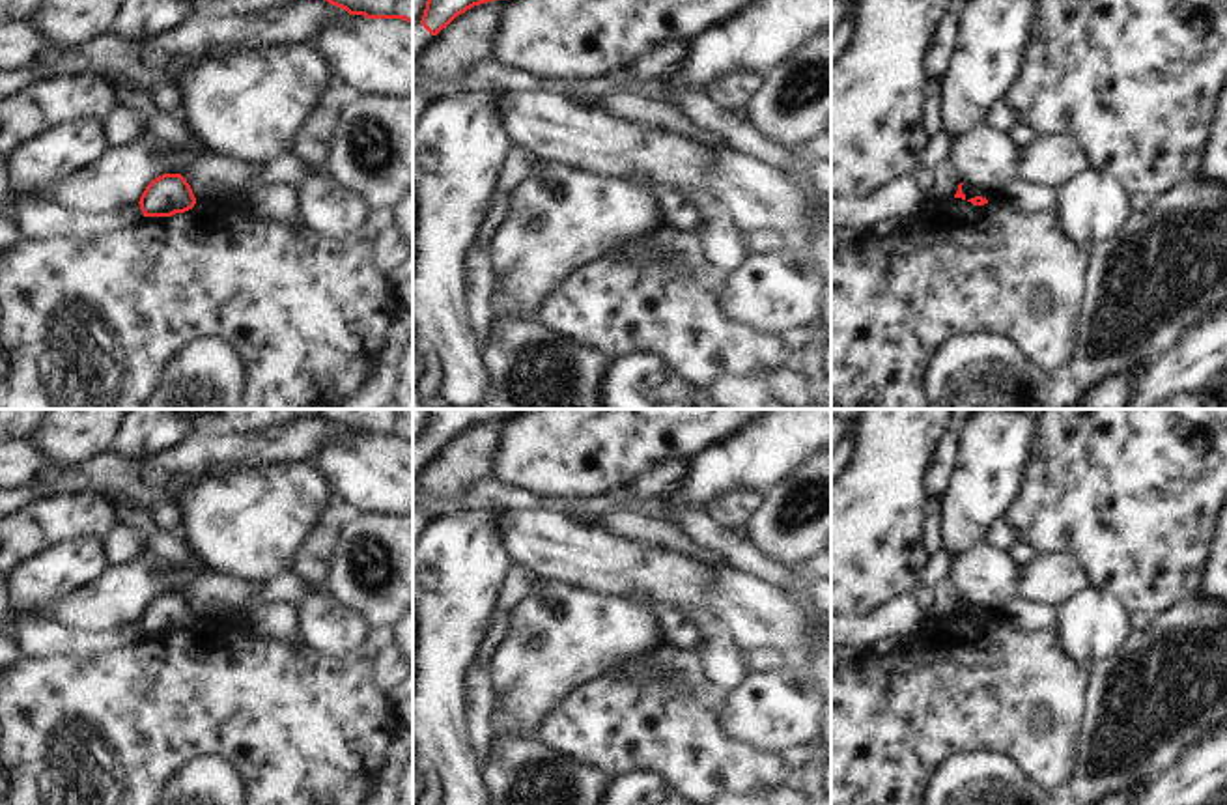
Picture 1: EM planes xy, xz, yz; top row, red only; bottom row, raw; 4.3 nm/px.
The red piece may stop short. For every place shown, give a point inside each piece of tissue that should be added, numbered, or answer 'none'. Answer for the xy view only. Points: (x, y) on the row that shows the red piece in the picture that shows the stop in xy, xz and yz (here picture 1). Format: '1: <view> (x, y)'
none.

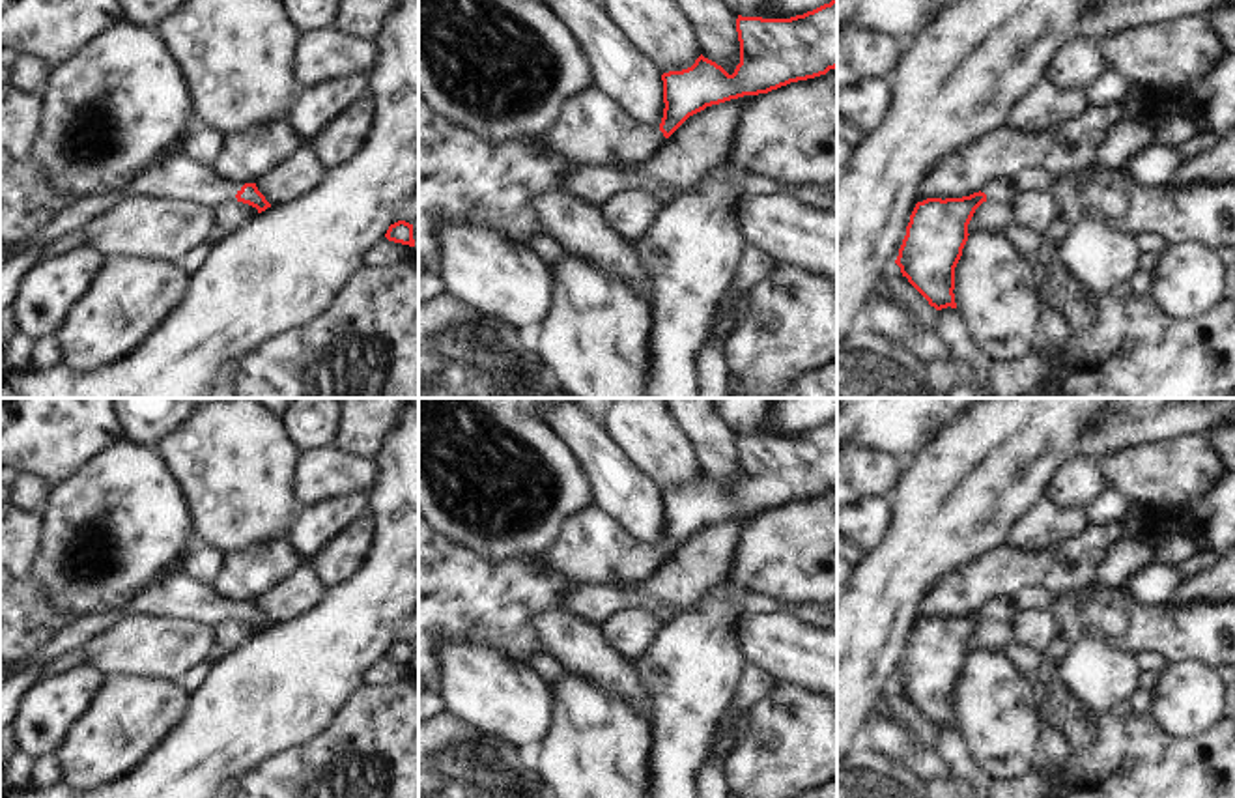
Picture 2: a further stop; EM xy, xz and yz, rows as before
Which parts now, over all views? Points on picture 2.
1: xy (178, 178).

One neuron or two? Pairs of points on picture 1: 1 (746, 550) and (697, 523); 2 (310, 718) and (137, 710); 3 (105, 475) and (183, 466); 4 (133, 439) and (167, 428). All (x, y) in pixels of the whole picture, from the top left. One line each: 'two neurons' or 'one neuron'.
1: one neuron
2: one neuron
3: one neuron
4: one neuron

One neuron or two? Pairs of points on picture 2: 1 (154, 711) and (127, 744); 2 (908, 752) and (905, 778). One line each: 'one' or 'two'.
1: one
2: two

